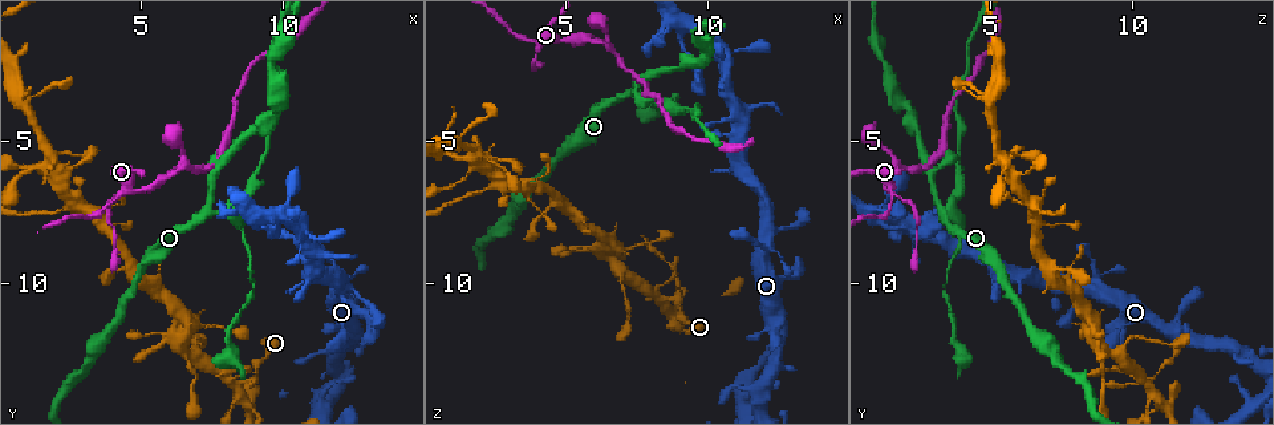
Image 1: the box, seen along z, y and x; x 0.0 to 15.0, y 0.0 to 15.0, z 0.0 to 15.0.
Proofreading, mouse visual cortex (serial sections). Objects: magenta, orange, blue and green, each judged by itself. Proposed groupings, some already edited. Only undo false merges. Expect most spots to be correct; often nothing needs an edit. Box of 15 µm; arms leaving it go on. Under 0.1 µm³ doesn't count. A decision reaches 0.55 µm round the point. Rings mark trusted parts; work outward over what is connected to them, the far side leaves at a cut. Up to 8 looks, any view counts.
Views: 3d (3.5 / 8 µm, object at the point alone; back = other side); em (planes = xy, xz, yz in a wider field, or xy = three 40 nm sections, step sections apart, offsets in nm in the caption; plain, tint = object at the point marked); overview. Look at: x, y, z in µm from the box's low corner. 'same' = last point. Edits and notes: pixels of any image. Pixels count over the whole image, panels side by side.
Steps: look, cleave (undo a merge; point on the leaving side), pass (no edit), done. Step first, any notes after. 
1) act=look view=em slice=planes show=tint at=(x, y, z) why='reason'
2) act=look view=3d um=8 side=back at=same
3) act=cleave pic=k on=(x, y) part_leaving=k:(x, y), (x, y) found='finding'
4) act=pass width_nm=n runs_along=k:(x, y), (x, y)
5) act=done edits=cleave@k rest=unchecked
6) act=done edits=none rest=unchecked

act=look view=em slice=xy step=1 show=tint at=(8.5, 13.5, 10.6) why='four or more arms meet'

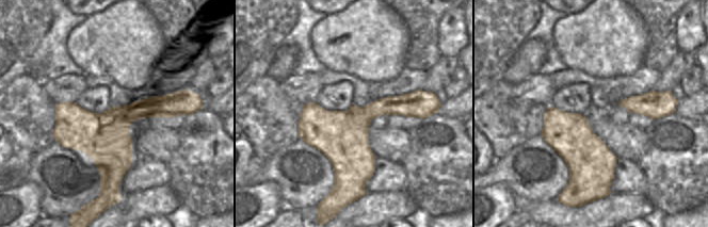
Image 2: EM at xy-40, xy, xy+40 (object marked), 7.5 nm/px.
act=look view=3d um=3.5 at=same

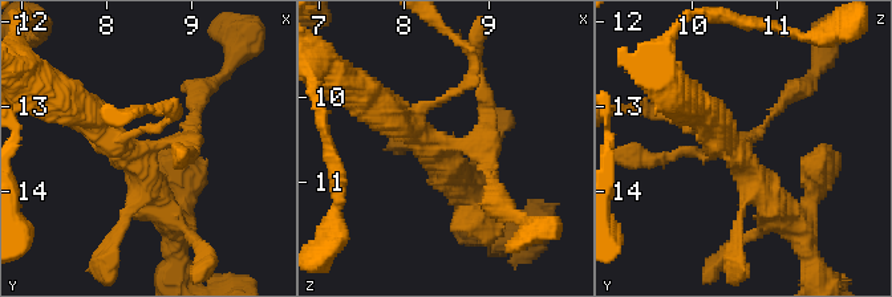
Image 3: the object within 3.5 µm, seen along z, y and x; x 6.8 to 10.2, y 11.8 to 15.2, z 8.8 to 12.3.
act=pass runs_along=2:(186, 110), (55, 134) found='all the same cell'

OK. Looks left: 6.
act=look view=3d um=3.5 at=(4.0, 7.0, 1.5) why='calibre changes'

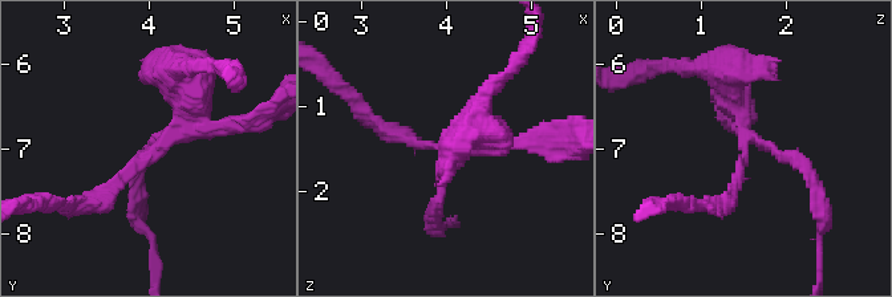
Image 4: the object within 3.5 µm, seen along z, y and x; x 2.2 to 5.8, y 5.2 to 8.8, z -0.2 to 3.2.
act=look view=em slice=xy step=5 show=tint at=(4.10, 7.00, 1.50) why='need the tissue'

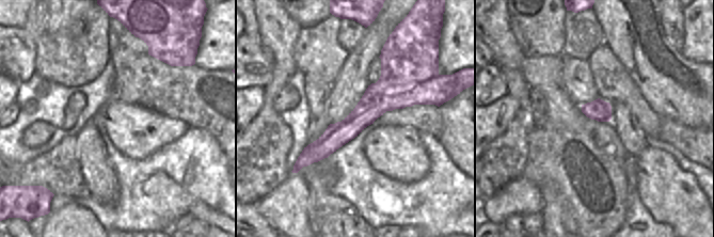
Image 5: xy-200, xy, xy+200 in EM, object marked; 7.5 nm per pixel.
act=cleave pic=4 on=(254, 118) width_nm=240 border=5:(427, 80), (375, 93), (368, 85) found='a second cell is stuck on'

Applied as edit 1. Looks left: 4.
act=look view=3d um=8 at=(1.8, 5.9, 5.5) why='thin arm on a thick one'

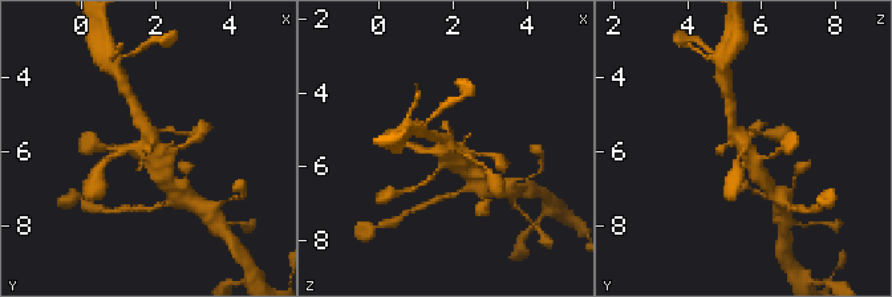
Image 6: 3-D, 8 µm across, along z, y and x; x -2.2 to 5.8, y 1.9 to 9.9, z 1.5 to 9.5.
act=look view=em slice=xy step=1 show=tint at=(1.8, 6.0, 5.6)

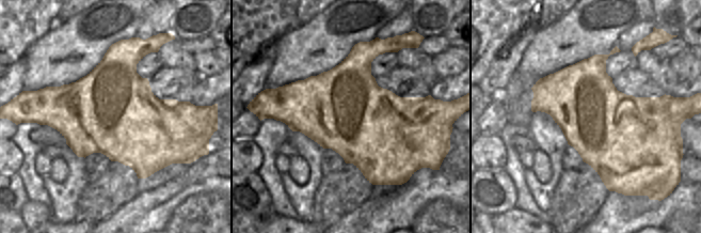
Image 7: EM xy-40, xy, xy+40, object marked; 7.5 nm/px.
act=pass runs_along=6:(763, 180), (737, 135), (732, 118) found='one cell here'

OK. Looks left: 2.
act=done edits=cleave@4 rest=unchecked

